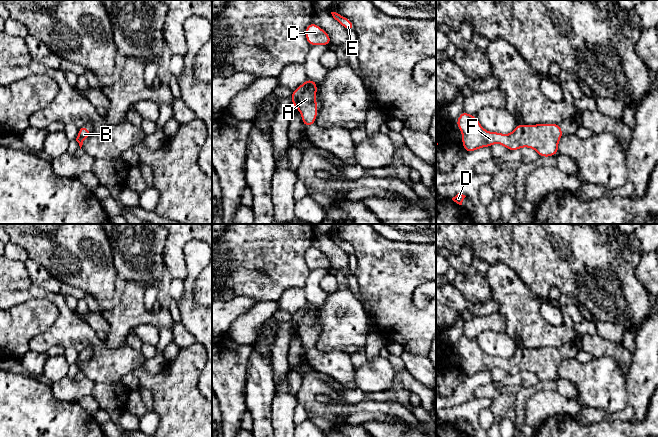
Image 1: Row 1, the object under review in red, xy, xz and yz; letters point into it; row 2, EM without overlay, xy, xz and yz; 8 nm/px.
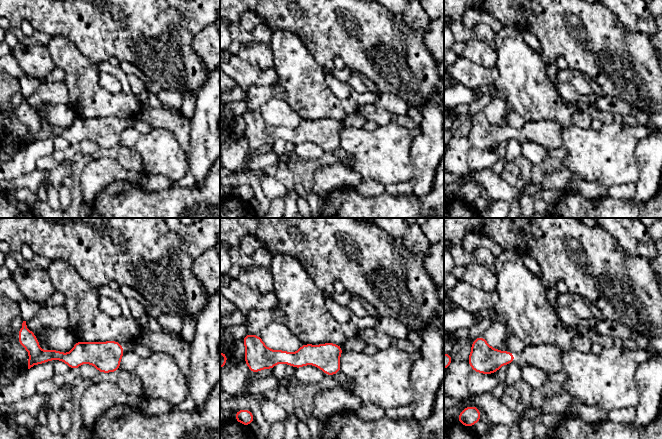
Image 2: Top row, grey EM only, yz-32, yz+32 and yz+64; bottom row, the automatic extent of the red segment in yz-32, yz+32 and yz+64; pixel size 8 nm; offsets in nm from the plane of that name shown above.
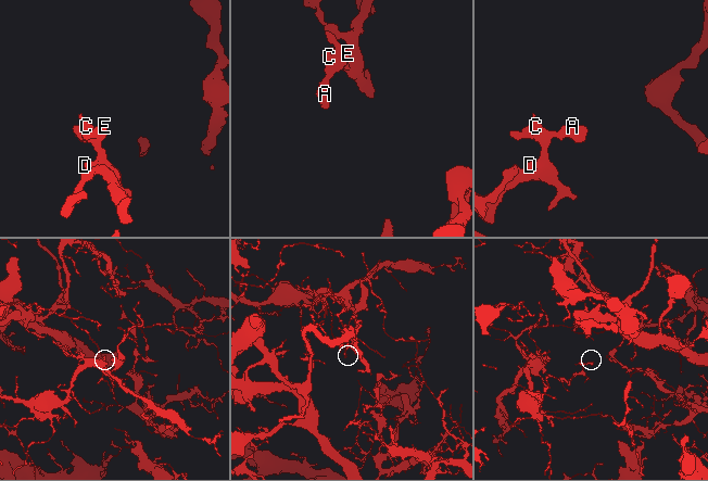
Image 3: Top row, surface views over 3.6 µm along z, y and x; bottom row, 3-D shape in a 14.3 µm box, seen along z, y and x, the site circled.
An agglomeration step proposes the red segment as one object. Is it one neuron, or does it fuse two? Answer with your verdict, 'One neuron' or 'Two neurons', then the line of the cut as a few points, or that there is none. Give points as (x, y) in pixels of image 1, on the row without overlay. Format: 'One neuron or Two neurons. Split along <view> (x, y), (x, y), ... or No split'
One neuron. No split

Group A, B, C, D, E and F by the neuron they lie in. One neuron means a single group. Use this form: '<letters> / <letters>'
A B C D E F

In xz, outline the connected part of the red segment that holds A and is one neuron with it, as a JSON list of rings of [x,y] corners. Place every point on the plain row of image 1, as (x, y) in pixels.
[[[307,303],[296,312],[291,319],[293,331],[300,335],[302,346],[305,351],[315,348],[317,342],[316,316],[317,306]]]

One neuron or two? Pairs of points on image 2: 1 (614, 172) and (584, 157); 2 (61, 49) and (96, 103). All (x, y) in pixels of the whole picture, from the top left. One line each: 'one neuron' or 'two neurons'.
1: one neuron
2: one neuron

